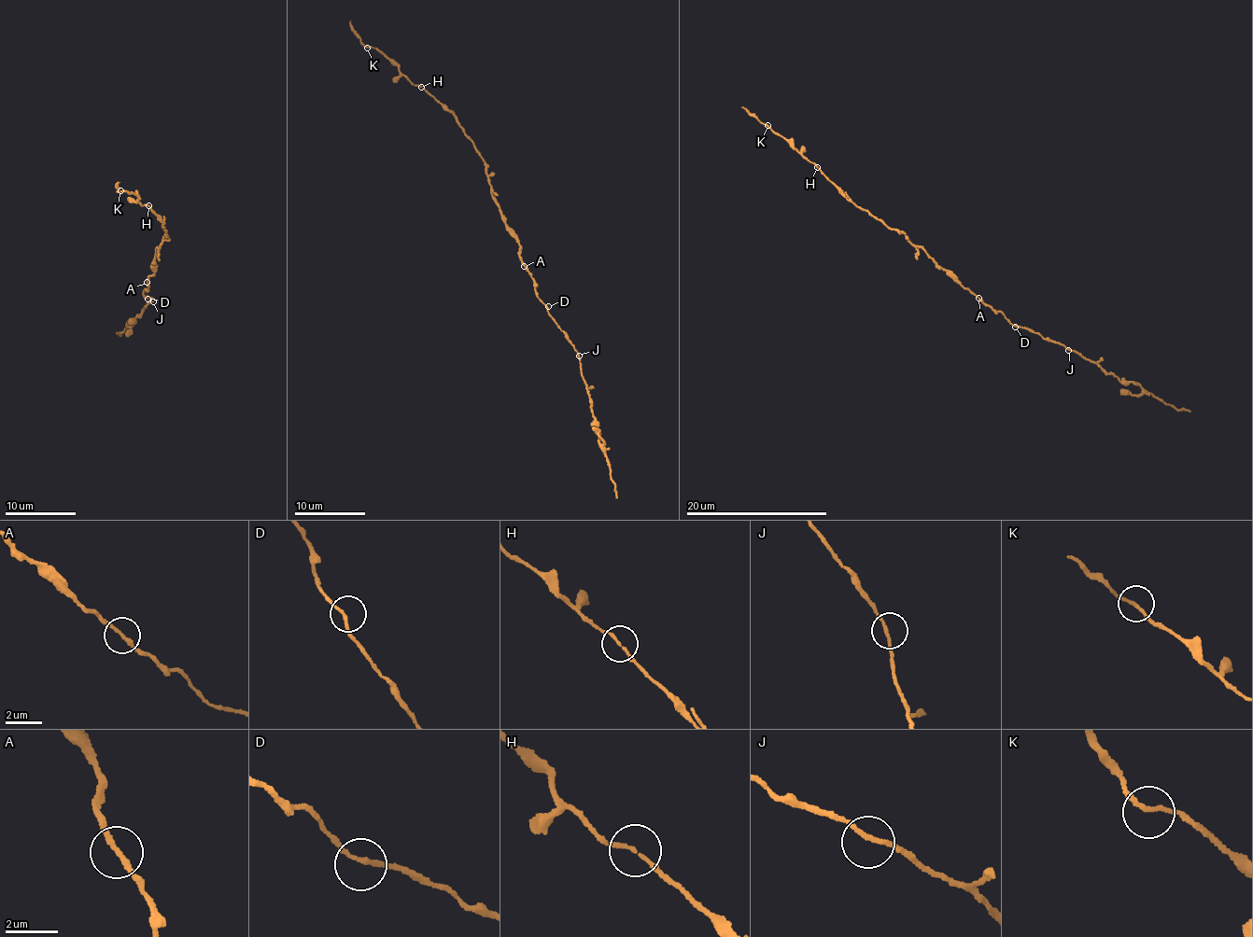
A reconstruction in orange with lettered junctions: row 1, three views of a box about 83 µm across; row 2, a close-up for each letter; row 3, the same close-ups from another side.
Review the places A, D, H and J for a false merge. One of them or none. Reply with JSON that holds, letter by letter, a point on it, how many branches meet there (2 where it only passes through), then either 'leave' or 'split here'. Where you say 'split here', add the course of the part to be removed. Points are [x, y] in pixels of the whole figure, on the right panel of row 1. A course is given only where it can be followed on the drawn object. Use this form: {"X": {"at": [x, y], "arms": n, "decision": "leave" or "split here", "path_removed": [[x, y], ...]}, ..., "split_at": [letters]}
{"A": {"at": [978, 298], "arms": 2, "decision": "leave"}, "D": {"at": [1015, 327], "arms": 2, "decision": "leave"}, "H": {"at": [817, 167], "arms": 2, "decision": "leave"}, "J": {"at": [1068, 350], "arms": 2, "decision": "leave"}, "split_at": []}

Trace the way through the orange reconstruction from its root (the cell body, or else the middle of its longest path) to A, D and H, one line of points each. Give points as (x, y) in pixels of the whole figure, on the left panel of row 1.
A: (155, 270), (147, 283)
D: (155, 270), (142, 292), (147, 299)
H: (155, 270), (157, 267), (153, 262), (158, 248), (167, 233), (160, 216), (148, 205)

